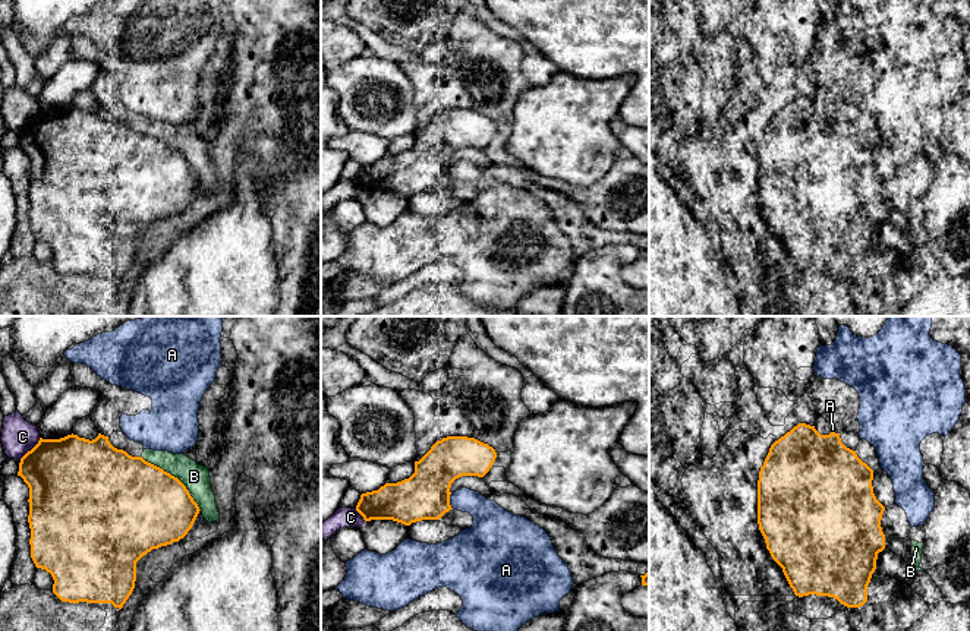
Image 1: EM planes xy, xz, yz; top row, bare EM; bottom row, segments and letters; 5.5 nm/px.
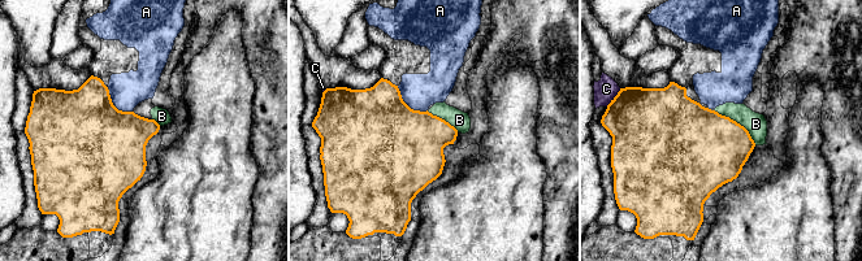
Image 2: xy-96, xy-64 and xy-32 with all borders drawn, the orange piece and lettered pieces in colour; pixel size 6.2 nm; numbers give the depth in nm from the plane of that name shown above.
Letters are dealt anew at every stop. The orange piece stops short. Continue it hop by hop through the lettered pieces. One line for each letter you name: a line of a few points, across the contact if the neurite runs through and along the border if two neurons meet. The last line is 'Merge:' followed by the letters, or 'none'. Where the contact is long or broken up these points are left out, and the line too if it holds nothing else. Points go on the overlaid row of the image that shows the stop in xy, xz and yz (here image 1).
Merge: none

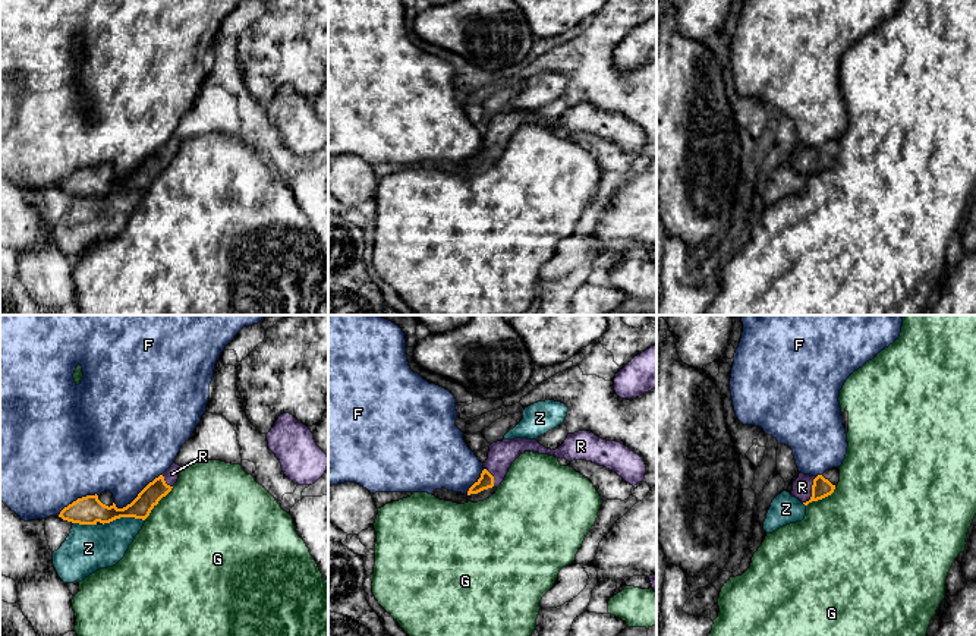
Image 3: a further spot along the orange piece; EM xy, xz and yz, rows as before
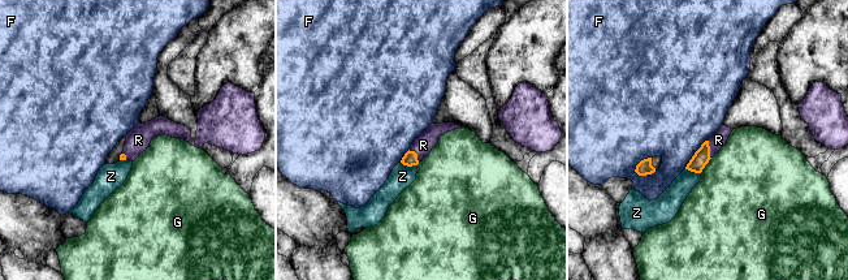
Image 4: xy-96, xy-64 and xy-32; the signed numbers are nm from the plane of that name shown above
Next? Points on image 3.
R: Line: yz (821, 488), (812, 491), (802, 487)
Merge: R

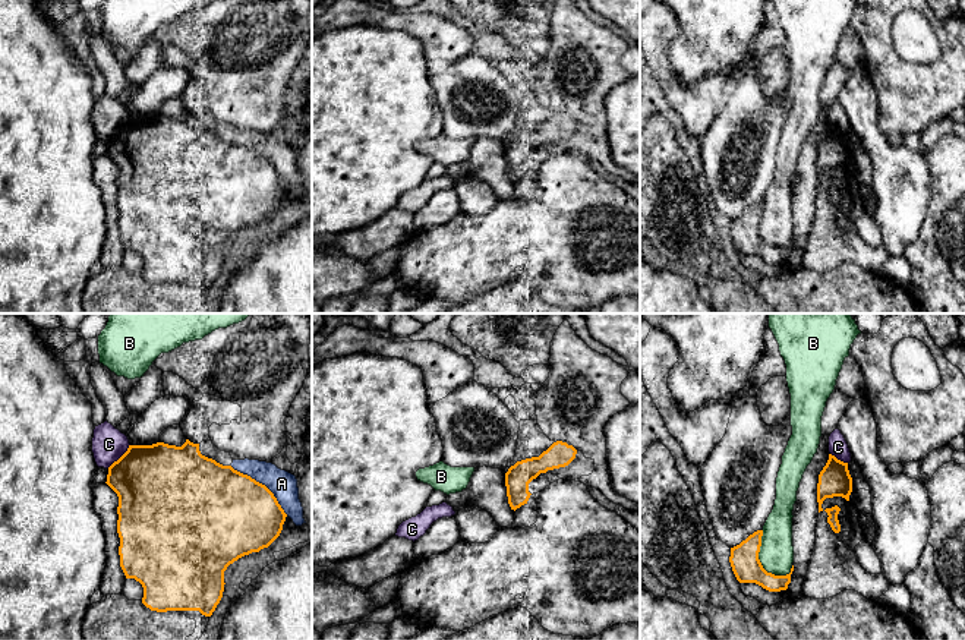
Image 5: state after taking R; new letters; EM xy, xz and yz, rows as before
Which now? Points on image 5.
Merge: none

